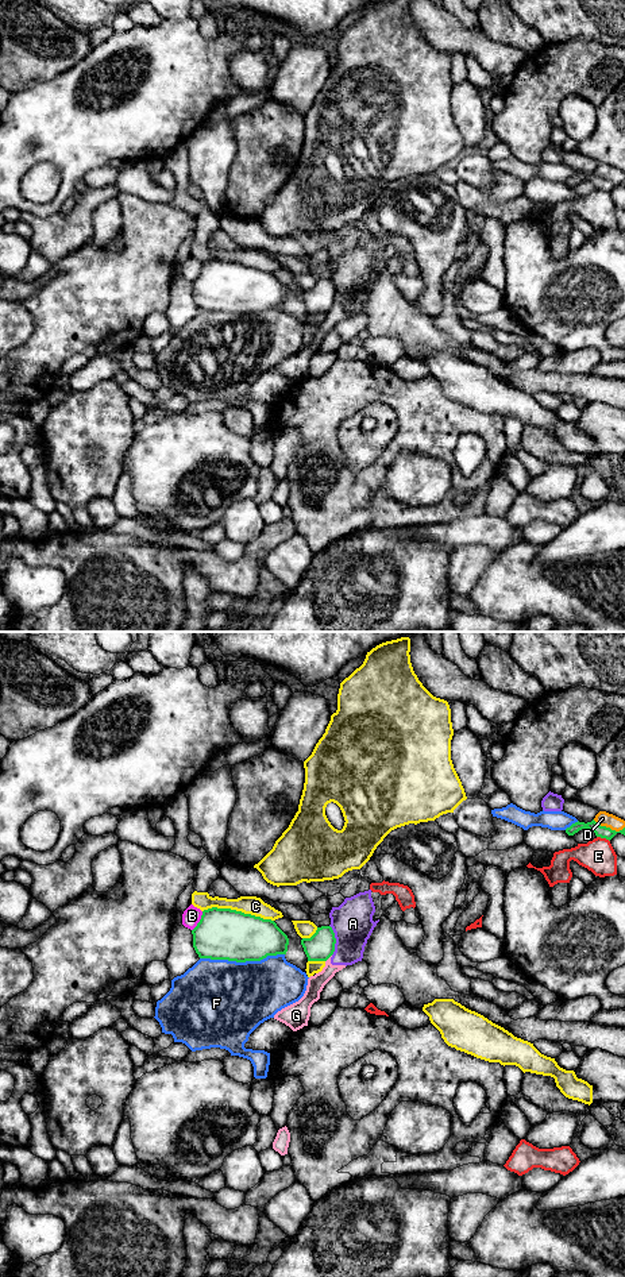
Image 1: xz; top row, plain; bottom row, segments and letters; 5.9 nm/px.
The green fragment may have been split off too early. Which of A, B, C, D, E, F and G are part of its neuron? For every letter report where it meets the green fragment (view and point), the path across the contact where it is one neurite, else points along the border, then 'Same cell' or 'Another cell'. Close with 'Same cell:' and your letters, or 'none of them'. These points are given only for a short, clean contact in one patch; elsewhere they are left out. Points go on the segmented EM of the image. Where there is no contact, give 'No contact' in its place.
A: Touches green at xz (335, 940). Another cell
B: Touches green at xz (200, 921). Boundary: xz (203, 911), (192, 930). Another cell
C: Touches green at xz (238, 911). Another cell
D: Touches green at xz (609, 828). Another cell
E: Touches green at xz (604, 837). Another cell
F: Touches green at xz (242, 961). Another cell
G: Touches green at xz (328, 957). Boundary: xz (331, 955), (325, 961). Another cell
Same cell: none of them

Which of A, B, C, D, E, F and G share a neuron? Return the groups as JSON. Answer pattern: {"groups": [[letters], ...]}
{"groups": [["A", "G"], ["B"], ["C"], ["D"], ["E"], ["F"]]}

